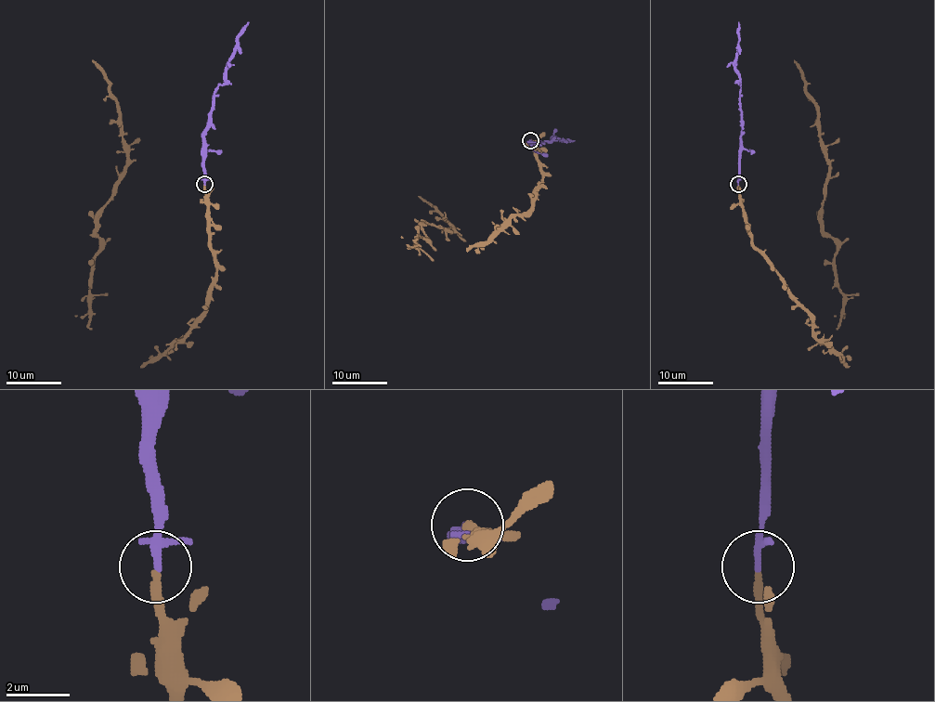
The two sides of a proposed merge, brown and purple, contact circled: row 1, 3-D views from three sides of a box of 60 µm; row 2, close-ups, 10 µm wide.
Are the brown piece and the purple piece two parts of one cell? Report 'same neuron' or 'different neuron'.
same neuron

